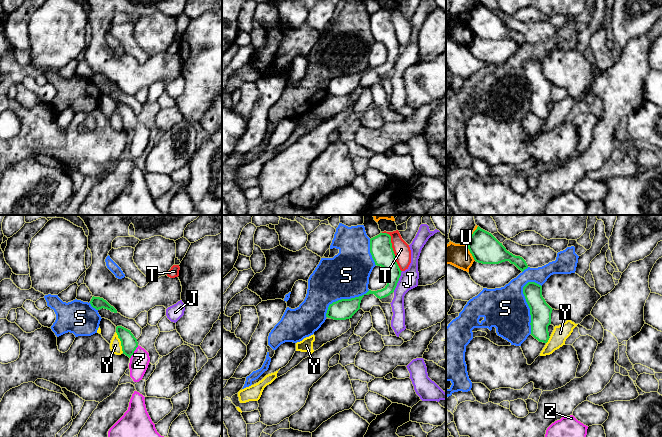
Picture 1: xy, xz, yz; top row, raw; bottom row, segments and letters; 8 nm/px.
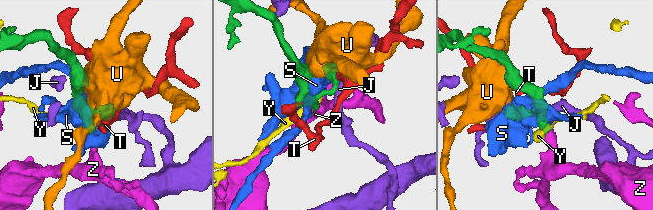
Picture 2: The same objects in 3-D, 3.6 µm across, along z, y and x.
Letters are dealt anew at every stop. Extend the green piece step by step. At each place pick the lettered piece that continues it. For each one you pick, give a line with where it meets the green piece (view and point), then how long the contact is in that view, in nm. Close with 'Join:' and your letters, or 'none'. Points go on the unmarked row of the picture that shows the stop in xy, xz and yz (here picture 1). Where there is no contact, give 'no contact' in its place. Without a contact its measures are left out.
Z: xy (133, 128) | 130 nm
Join: Z

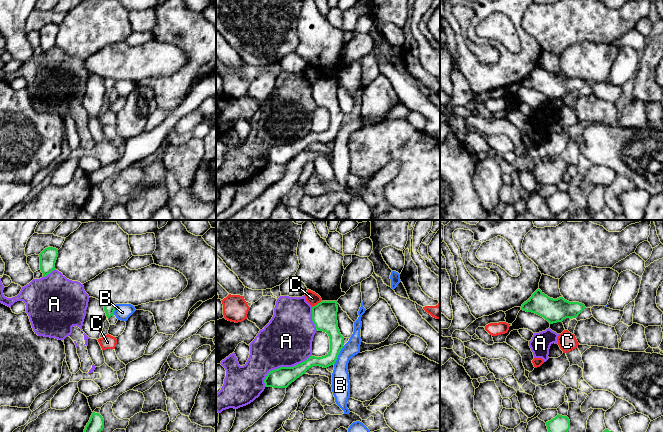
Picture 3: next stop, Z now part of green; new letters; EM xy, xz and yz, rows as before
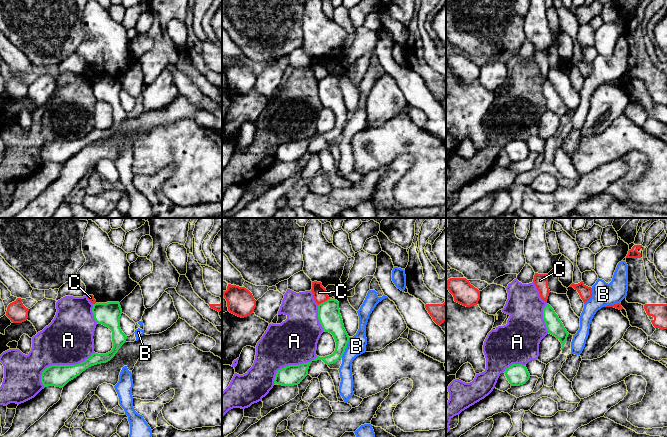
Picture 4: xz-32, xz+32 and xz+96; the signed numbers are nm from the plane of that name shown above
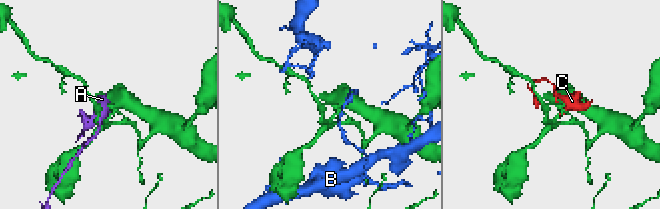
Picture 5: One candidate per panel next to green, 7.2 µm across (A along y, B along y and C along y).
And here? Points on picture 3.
Join: none

